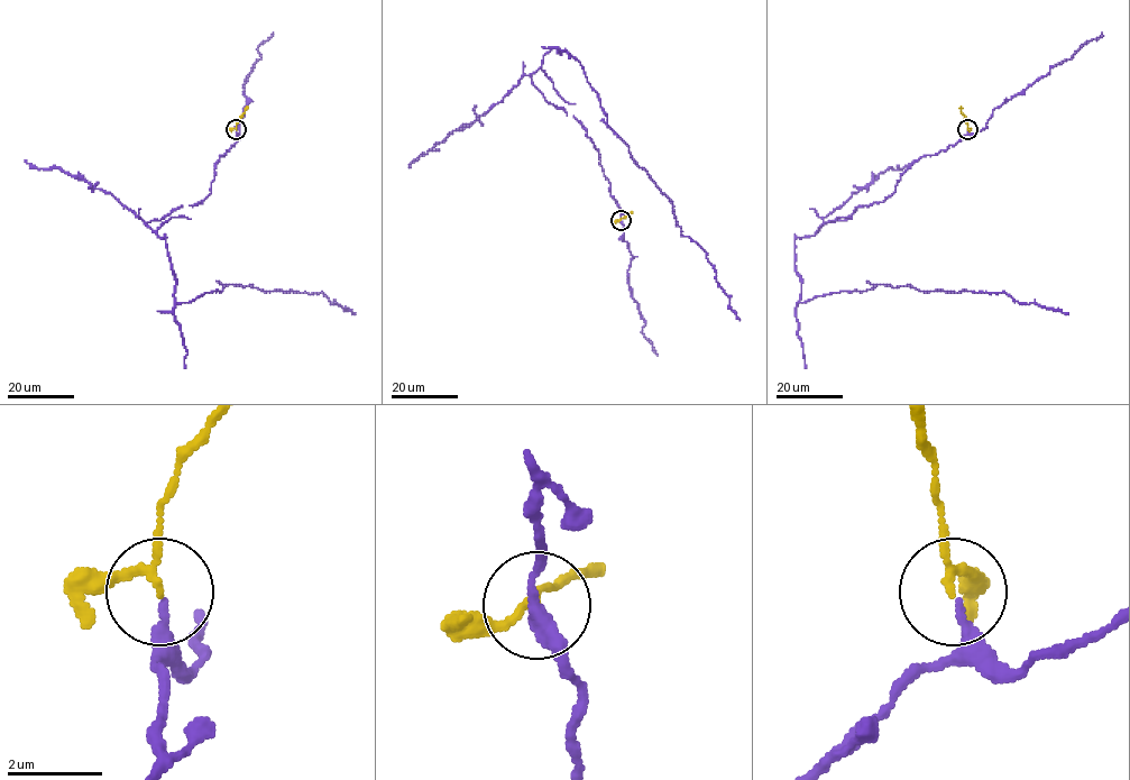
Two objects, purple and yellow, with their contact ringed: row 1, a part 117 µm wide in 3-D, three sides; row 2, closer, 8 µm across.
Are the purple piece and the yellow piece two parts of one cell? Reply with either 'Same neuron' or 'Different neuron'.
Same neuron

